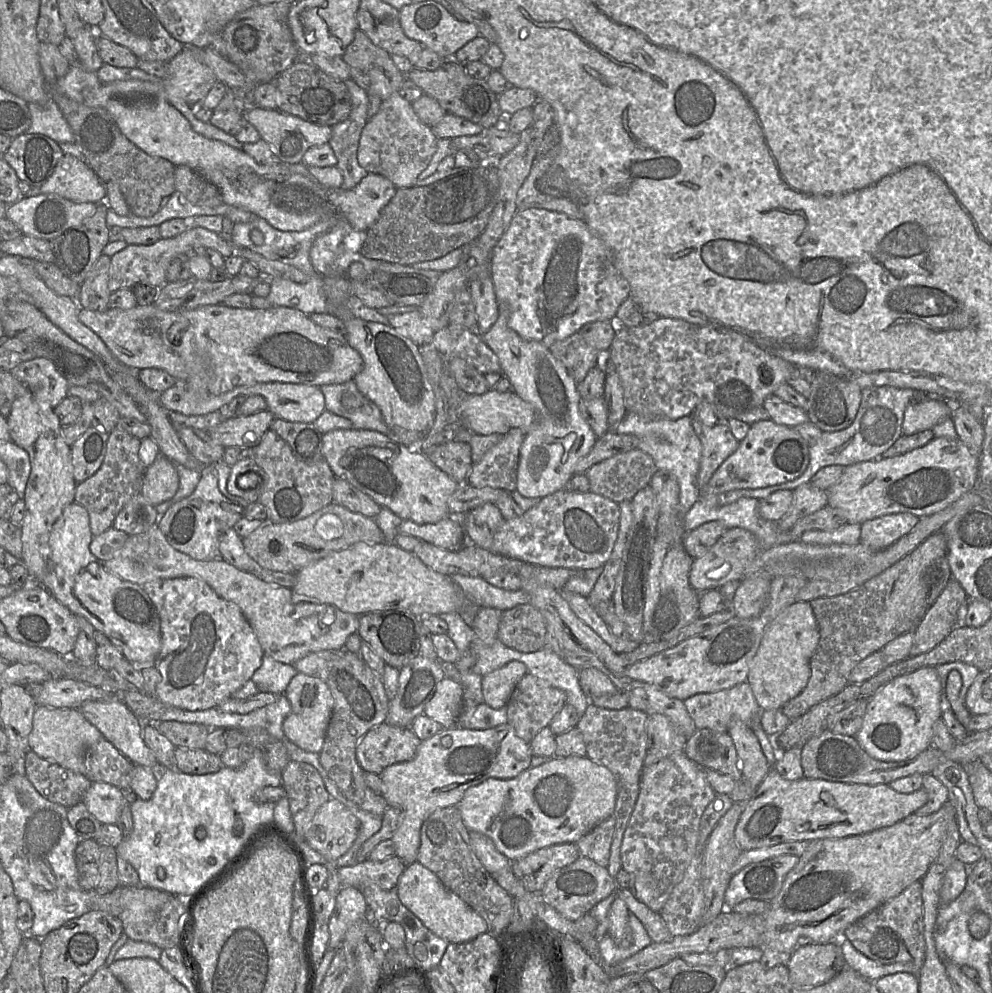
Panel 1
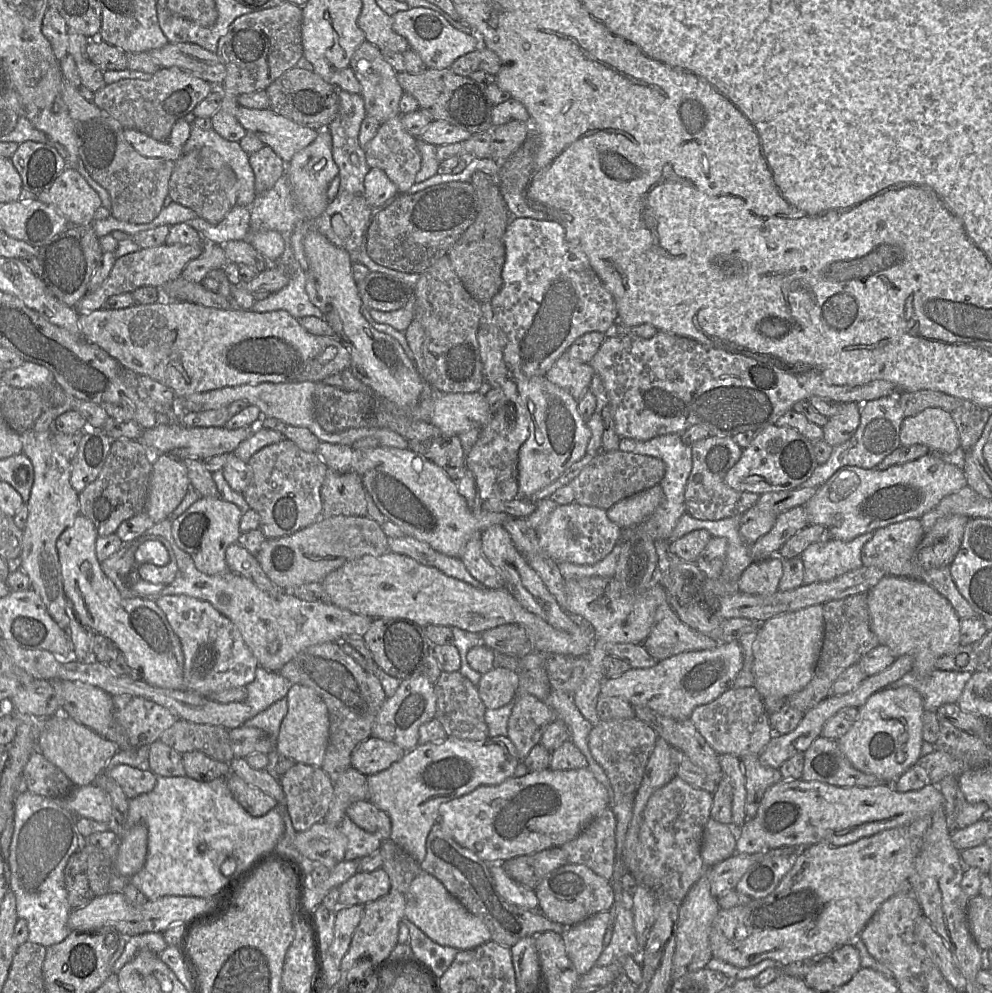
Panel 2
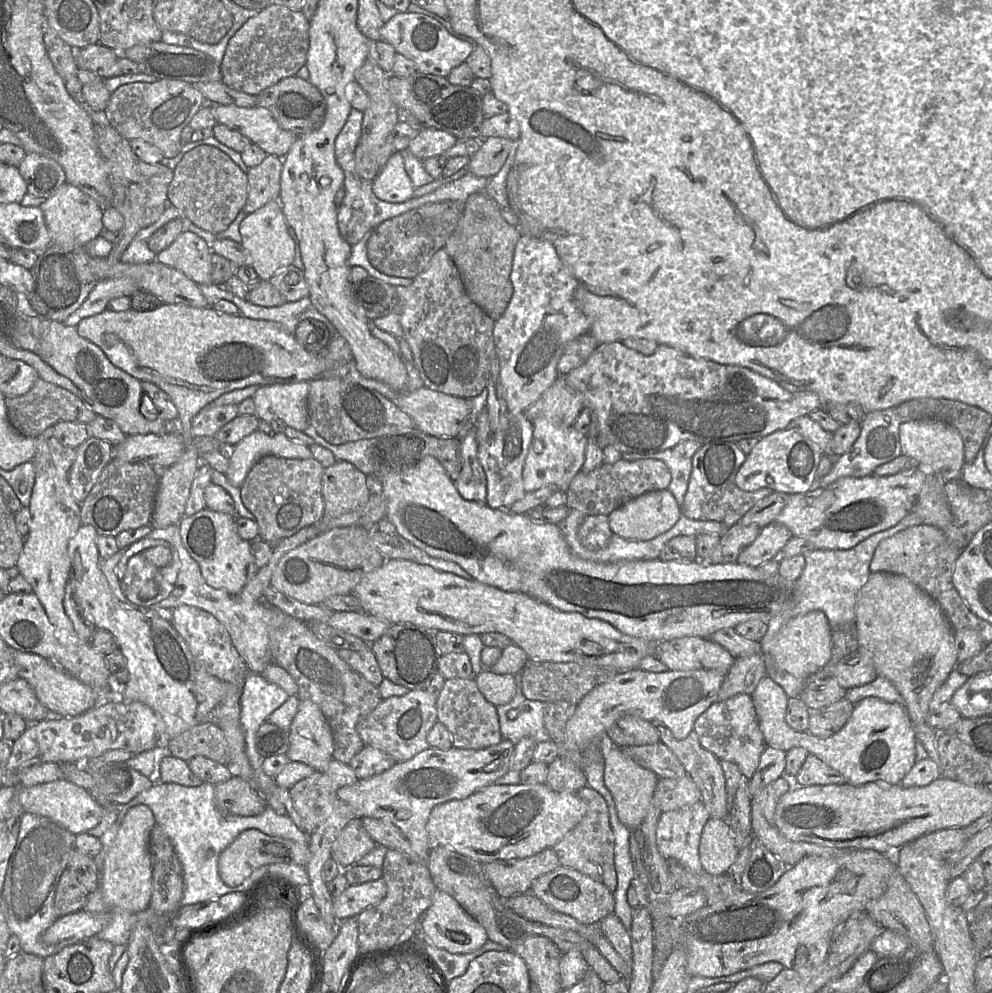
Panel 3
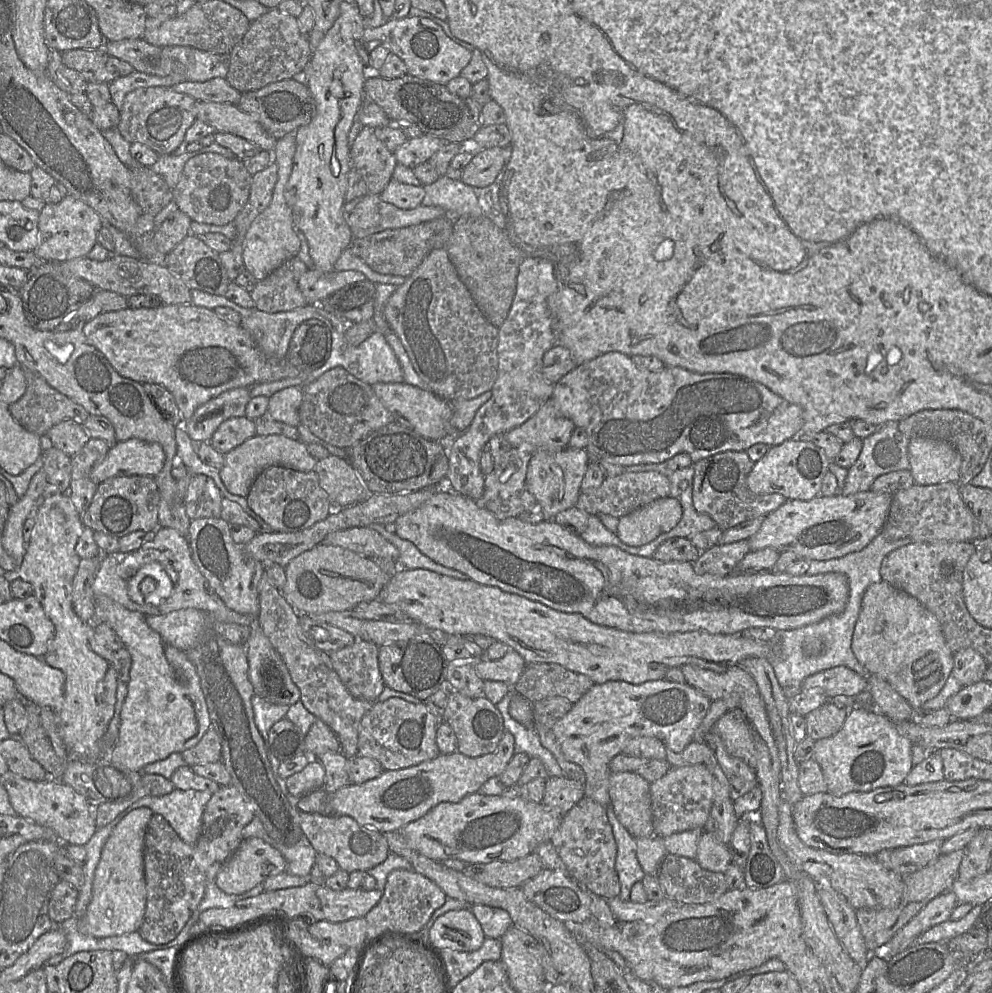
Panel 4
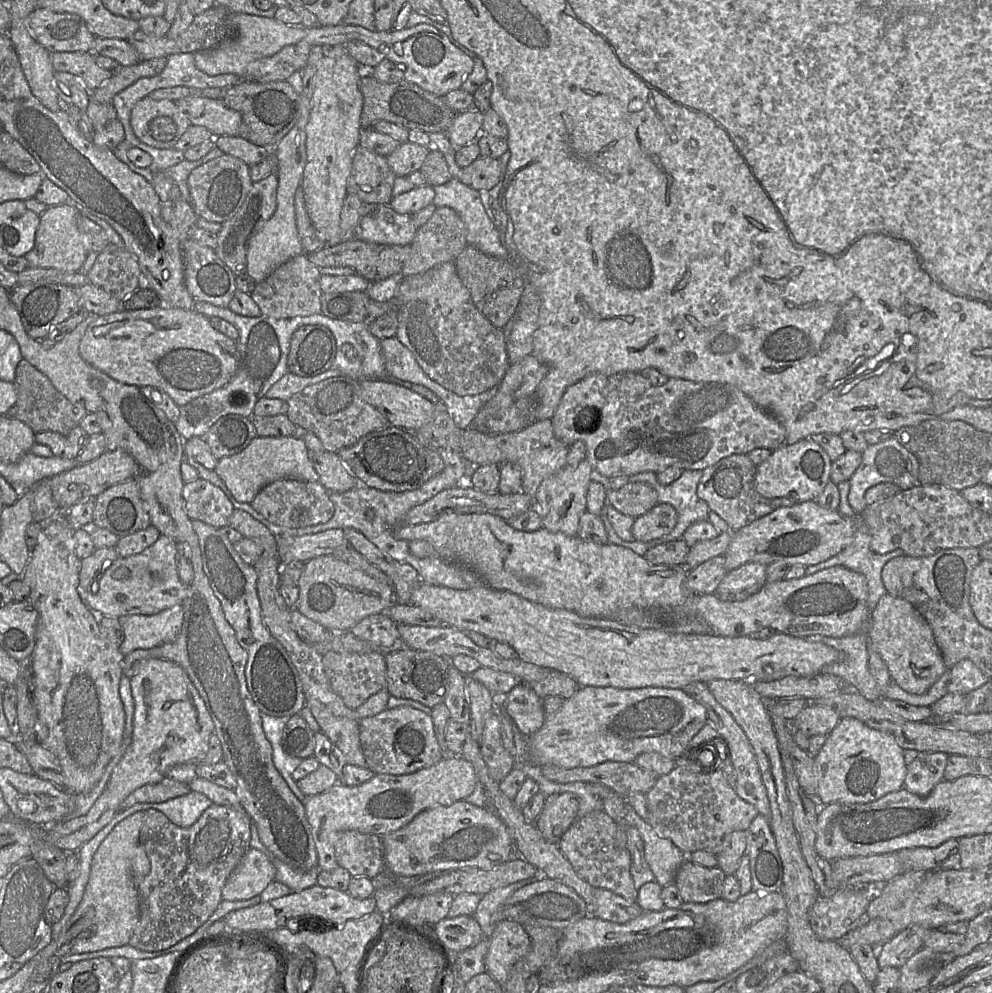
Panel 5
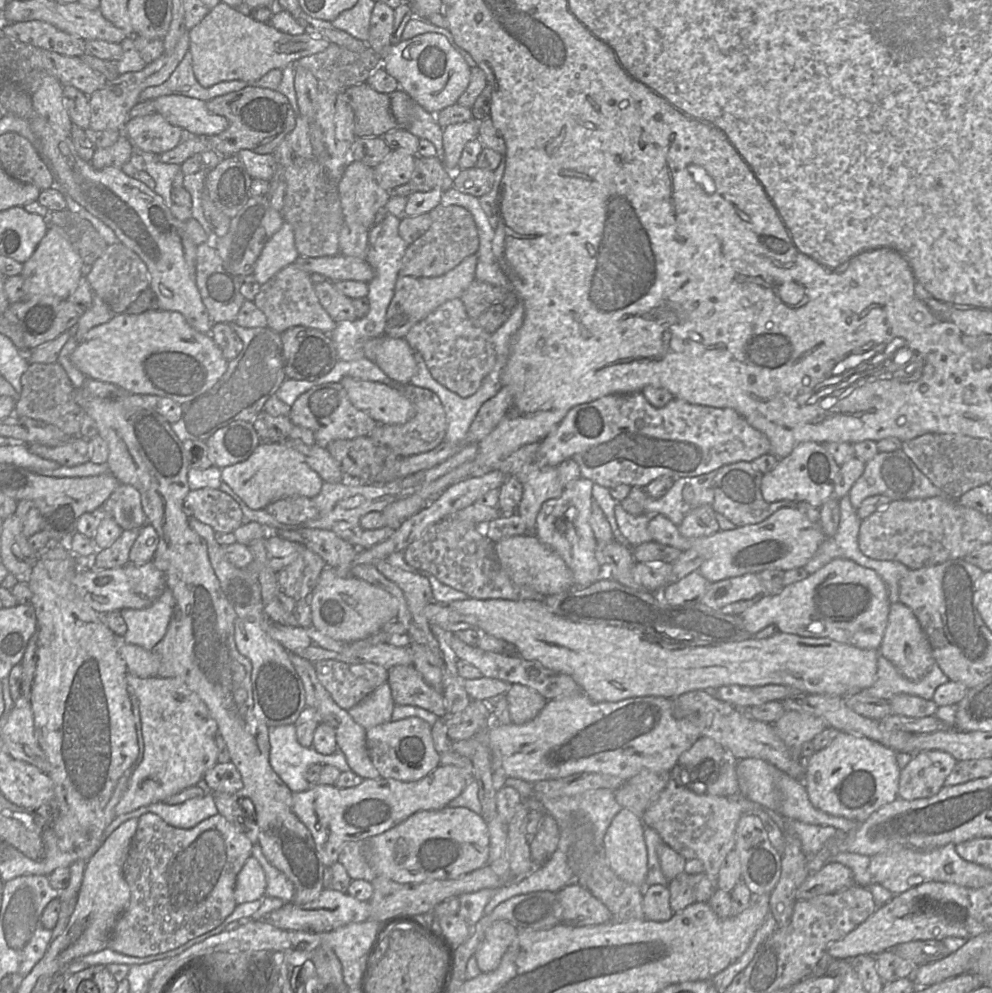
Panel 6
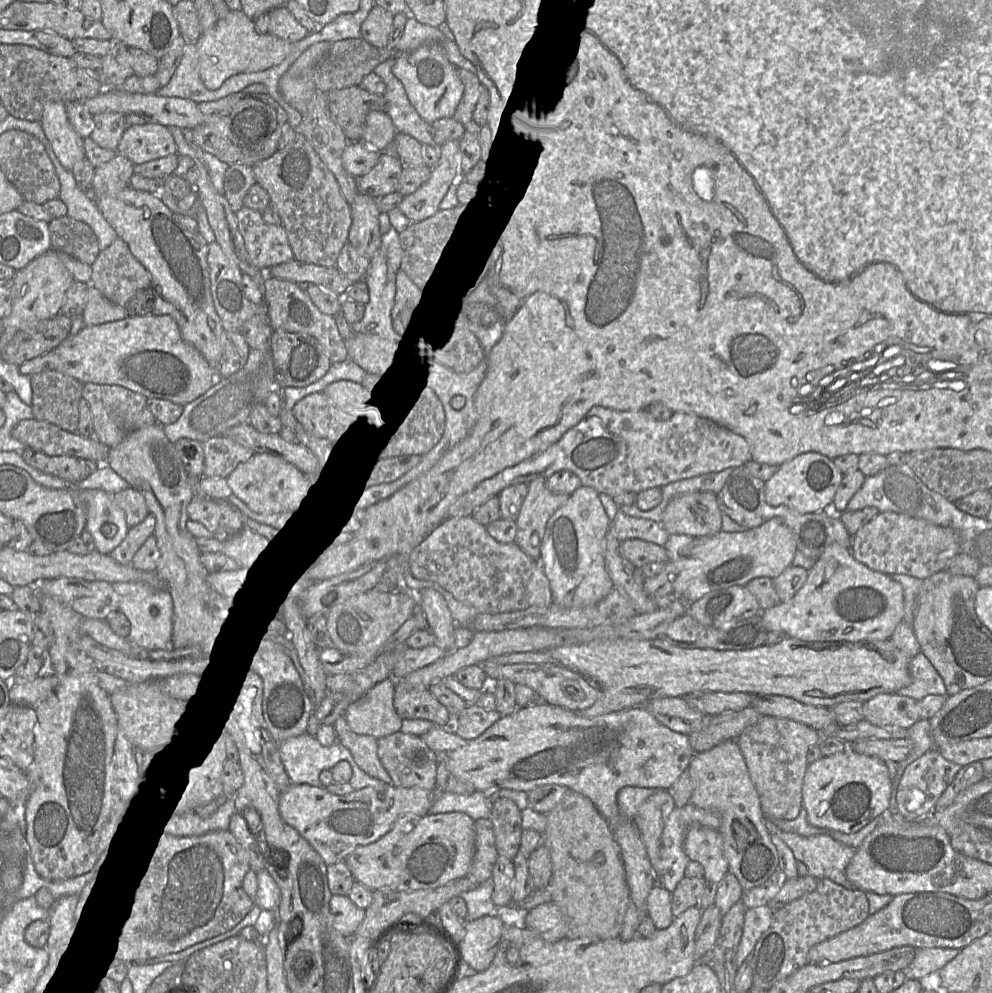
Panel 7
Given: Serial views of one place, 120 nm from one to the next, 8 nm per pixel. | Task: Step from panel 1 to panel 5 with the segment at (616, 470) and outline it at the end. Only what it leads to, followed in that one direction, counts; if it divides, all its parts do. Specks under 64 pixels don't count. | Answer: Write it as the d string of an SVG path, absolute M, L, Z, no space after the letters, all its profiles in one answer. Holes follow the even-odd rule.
M630 481L618 490L610 490L607 500L620 513L634 518L645 514L659 503L658 493L653 487Z

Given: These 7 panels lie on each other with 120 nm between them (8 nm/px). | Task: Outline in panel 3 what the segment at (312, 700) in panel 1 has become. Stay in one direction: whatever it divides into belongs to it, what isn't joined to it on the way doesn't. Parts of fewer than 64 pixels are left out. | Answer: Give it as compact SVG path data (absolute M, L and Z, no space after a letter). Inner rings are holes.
M300 700L288 734L290 745L286 756L291 762L305 763L318 772L327 771L334 750L333 734L315 703Z

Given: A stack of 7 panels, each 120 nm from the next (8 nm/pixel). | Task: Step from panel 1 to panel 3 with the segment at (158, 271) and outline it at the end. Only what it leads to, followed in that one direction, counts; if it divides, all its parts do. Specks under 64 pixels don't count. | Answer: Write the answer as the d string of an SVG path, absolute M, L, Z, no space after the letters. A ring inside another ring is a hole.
M111 278L99 281L91 290L88 297L63 323L77 326L89 316L93 316L107 309L108 302L117 297L131 297L139 290L138 285L129 278Z

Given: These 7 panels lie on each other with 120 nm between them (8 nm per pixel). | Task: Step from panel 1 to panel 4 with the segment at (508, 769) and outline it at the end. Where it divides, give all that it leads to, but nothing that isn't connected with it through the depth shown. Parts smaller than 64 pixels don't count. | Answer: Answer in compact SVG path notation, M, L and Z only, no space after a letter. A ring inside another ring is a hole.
M504 731L503 736L492 753L480 757L468 757L458 751L451 754L439 754L427 760L404 769L384 771L375 779L362 784L349 784L336 792L327 795L327 810L322 815L346 815L355 819L359 824L371 827L383 834L401 830L407 824L428 813L433 807L442 802L457 803L465 796L478 792L480 787L490 778L499 777L512 759L514 752L514 737Z

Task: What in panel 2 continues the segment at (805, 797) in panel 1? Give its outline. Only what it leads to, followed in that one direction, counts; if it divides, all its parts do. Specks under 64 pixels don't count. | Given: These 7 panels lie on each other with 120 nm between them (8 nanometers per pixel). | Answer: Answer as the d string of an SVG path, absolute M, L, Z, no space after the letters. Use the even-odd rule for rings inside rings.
M781 780L766 791L756 815L736 829L736 849L753 854L817 843L842 846L885 829L908 826L942 806L944 796L931 782L918 790L899 792L892 784L836 786L821 781Z

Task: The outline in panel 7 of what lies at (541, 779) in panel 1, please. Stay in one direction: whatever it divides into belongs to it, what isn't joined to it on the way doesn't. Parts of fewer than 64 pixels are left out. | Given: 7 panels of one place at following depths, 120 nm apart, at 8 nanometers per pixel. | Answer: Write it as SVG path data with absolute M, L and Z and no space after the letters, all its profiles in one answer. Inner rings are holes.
M463 812L426 814L421 817L402 817L391 830L373 843L357 846L343 861L355 881L371 891L389 888L396 891L414 891L445 886L465 877L475 853L475 821Z

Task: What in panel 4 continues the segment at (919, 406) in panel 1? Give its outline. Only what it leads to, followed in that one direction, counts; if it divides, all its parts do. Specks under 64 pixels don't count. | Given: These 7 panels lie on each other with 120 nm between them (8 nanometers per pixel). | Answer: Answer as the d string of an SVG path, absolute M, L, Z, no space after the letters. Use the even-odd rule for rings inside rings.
M916 437L908 441L907 451L909 470L915 484L958 482L962 457L950 443L936 438Z

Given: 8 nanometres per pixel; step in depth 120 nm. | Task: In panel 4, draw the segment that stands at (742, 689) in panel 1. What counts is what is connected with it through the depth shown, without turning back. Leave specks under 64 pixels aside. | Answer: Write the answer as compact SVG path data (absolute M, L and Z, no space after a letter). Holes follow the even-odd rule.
M733 708L722 715L712 731L721 738L730 755L741 758L756 771L757 756L753 734L740 708Z

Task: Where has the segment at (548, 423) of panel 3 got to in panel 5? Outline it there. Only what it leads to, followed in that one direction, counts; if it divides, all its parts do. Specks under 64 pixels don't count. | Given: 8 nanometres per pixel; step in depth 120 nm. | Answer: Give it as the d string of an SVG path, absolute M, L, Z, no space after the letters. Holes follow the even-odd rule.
M584 459L577 466L566 465L542 481L535 495L535 507L541 515L543 528L550 532L578 535L580 517L587 511L586 497L593 472L591 464Z

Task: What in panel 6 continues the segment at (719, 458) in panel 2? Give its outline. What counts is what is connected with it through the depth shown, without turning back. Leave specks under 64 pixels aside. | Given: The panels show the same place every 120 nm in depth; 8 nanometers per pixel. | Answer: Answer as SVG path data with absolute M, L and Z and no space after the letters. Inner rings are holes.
M740 461L719 468L713 481L714 501L712 507L714 511L723 514L737 527L762 522L782 507L797 509L811 522L820 523L819 508L815 508L807 502L791 500L767 502L761 492L762 476L763 474L748 461Z

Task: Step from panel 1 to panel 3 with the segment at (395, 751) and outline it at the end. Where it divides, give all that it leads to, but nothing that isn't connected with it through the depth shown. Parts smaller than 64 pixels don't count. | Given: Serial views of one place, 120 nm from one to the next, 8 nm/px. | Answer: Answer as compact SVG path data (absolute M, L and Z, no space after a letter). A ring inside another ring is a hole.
M365 745L349 762L359 780L381 774L391 768L396 761L382 750Z

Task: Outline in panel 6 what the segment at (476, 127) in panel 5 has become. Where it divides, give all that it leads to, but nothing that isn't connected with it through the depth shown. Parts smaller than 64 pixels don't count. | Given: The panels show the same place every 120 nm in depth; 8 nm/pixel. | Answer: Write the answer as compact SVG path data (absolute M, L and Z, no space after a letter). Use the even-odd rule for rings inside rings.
M472 118L469 121L451 124L443 129L442 141L444 148L443 165L447 171L454 173L465 144L478 139L480 122Z

